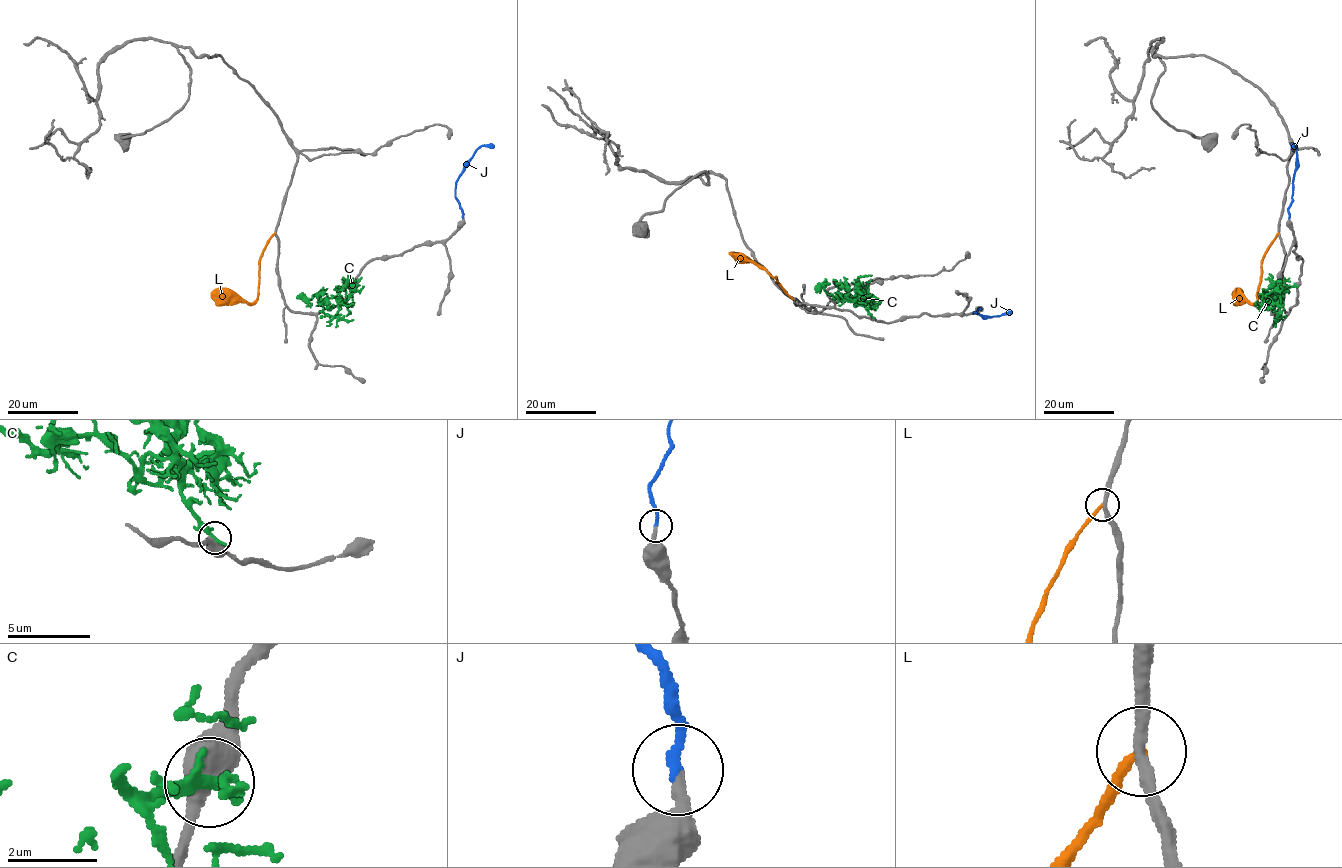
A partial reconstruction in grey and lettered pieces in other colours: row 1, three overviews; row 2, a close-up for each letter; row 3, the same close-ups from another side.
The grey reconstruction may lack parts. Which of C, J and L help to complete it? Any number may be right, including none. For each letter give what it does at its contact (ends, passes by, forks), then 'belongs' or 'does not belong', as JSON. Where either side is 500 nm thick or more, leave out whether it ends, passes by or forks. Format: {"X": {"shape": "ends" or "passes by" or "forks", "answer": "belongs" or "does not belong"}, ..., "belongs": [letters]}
{"C": {"answer": "does not belong"}, "J": {"shape": "ends", "answer": "belongs"}, "L": {"shape": "ends", "answer": "does not belong"}, "belongs": ["J"]}

